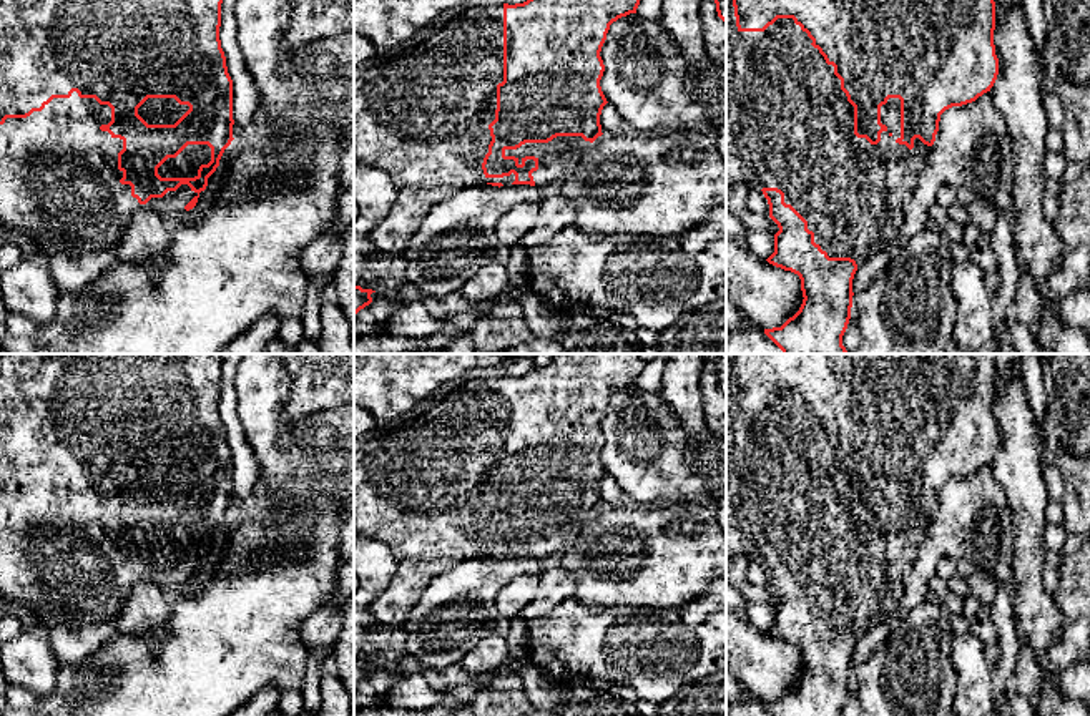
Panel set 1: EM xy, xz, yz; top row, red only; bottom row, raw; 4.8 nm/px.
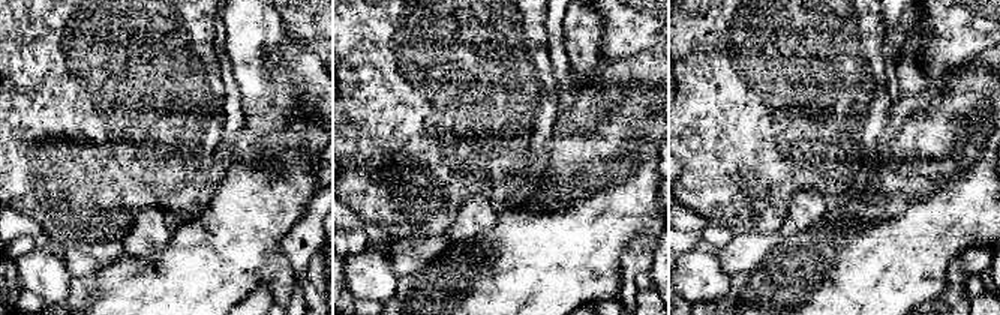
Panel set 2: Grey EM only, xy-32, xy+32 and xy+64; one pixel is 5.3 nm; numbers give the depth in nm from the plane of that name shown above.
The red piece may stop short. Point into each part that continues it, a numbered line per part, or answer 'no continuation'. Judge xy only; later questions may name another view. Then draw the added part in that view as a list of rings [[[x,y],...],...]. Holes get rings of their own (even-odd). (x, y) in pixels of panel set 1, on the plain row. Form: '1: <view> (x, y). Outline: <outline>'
1: xy (60, 557). Outline: [[[53,470],[42,483],[27,490],[7,490],[0,497],[0,595],[30,608],[40,628],[113,623],[135,583],[158,588],[186,585],[184,578],[198,568],[188,557],[140,576],[131,558],[121,557],[118,525],[123,512],[101,503],[111,493],[111,480],[95,470]]]

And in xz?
1: xz (422, 489). Outline: [[[498,370],[480,372],[392,430],[376,429],[354,444],[354,535],[385,543],[395,557],[397,571],[387,588],[372,601],[372,613],[382,625],[402,626],[422,596],[425,586],[440,573],[470,557],[502,555],[508,558],[515,547],[487,550],[482,542],[492,513],[489,497],[495,492],[497,457],[503,454],[503,375]]]

